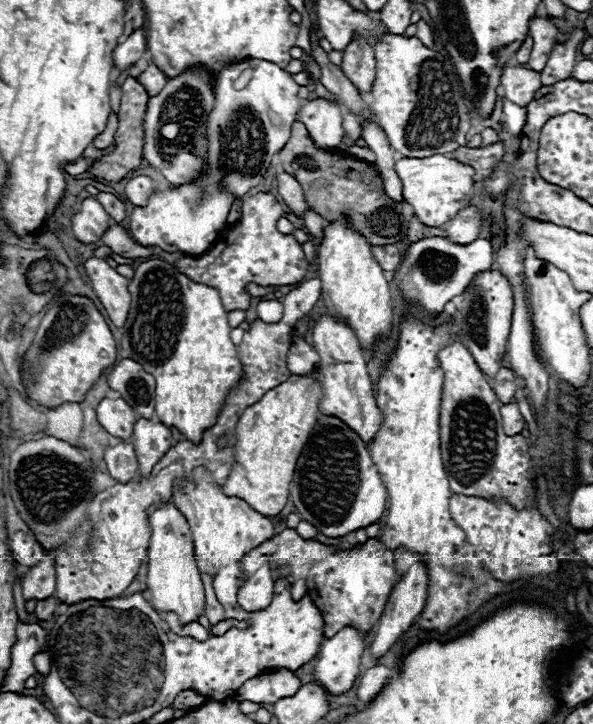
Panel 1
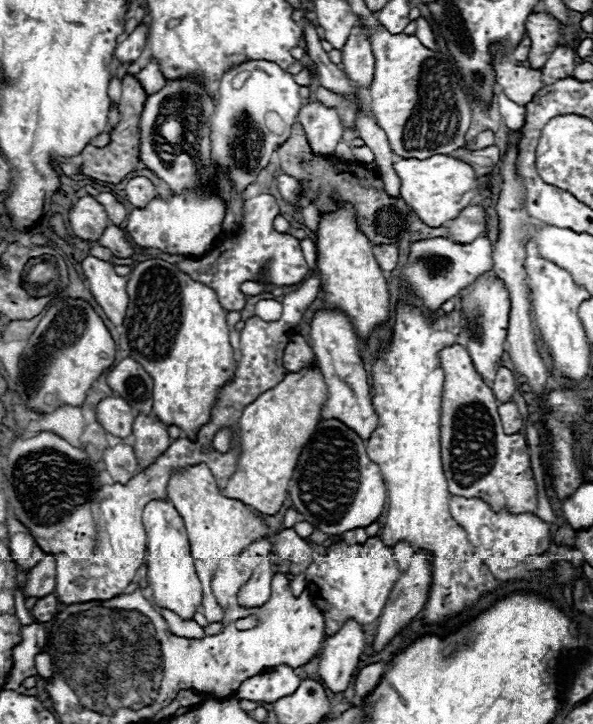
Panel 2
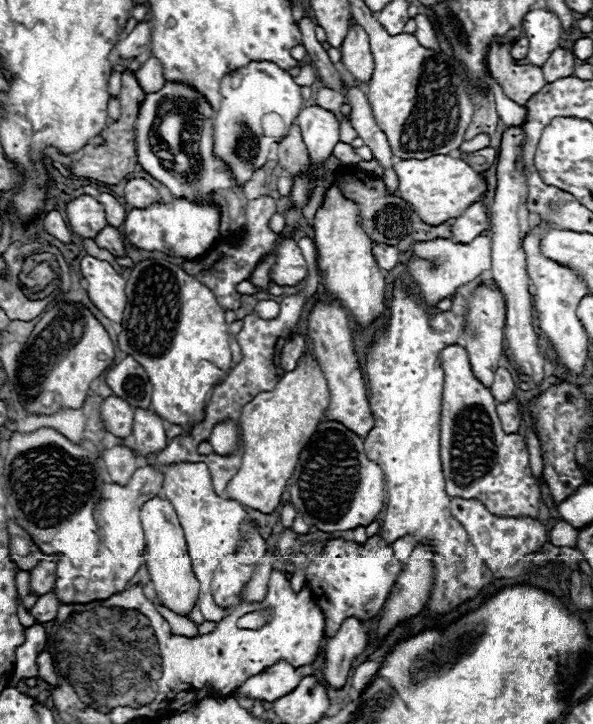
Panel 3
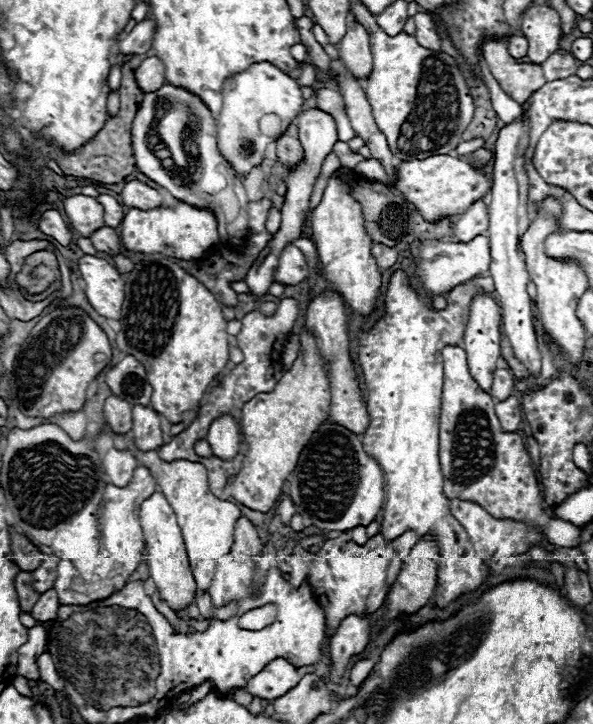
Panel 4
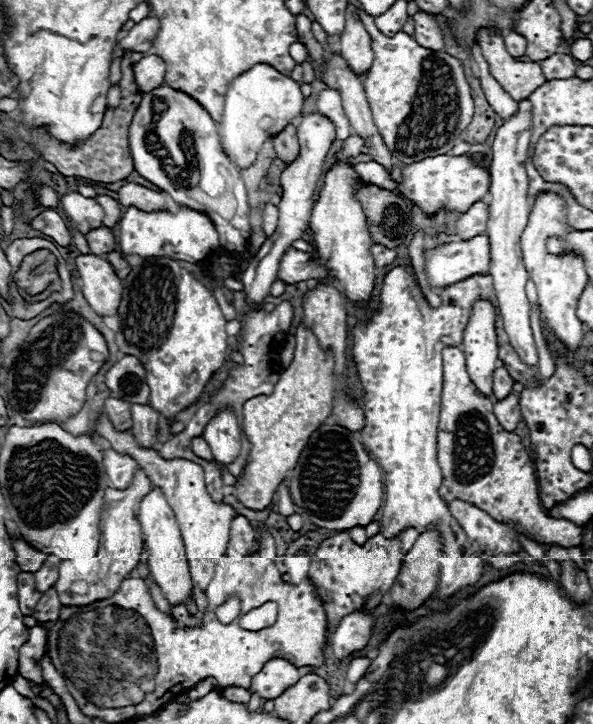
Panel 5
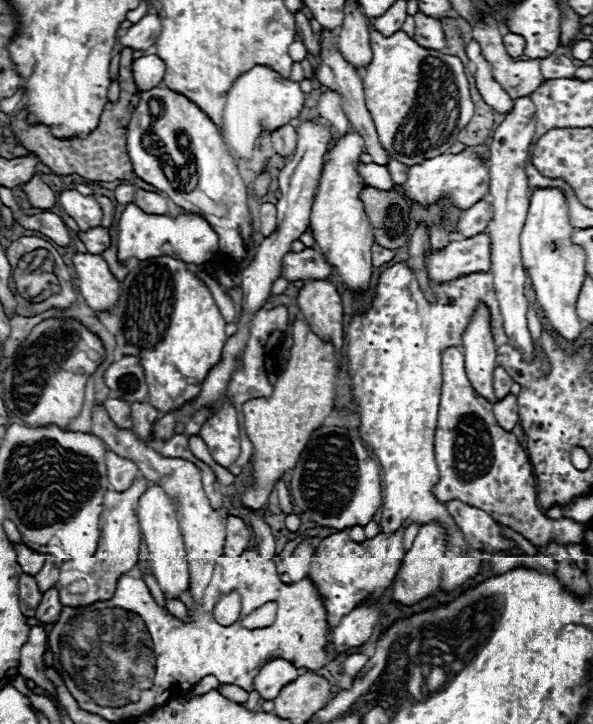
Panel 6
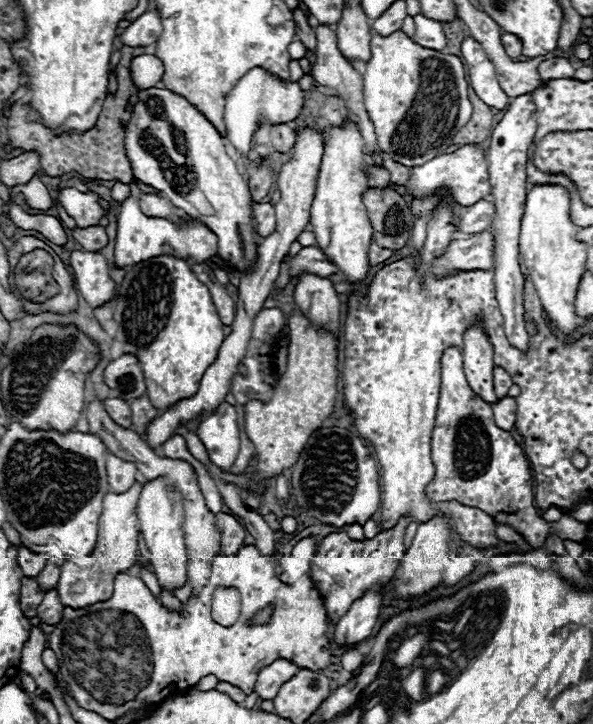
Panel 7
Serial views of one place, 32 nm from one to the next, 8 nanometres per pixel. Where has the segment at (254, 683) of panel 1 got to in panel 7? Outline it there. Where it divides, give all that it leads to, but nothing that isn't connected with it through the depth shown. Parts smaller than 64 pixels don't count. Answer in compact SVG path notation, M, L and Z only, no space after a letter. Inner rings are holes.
M278 658L272 664L268 664L256 678L256 686L254 692L262 698L262 700L272 700L278 692L278 688L292 678L298 672L298 668L286 660L286 658Z

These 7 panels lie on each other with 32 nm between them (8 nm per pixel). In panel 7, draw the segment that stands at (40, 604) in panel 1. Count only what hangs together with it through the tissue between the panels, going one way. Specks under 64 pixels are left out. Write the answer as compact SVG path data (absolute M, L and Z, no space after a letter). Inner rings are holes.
M52 588L44 594L44 600L40 602L36 616L46 624L58 624L62 620L62 610L64 610L64 604L58 598L58 590Z

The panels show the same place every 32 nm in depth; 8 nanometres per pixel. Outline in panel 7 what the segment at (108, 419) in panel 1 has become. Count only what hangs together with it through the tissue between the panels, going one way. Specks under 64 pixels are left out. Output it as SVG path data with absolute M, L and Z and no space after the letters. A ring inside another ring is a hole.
M106 398L106 400L104 400L104 408L106 408L108 416L110 416L118 426L124 426L124 428L130 428L130 426L132 426L130 406L128 406L126 400L122 400L122 398Z

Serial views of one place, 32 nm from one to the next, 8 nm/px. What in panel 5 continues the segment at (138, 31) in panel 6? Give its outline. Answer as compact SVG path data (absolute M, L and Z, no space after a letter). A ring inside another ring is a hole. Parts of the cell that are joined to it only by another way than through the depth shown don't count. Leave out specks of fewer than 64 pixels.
M146 16L144 20L140 20L138 24L134 24L134 28L118 42L124 50L132 50L132 52L146 52L156 34L160 30L160 20L156 16Z

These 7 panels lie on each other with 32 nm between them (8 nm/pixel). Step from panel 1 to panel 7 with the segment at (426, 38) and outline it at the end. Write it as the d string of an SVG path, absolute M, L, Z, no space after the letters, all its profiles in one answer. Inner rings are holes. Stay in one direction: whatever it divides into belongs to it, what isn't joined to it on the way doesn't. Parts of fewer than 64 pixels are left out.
M422 14L414 16L416 22L416 34L414 42L420 42L420 46L428 46L430 50L442 50L446 46L446 36L442 32L442 24L436 20L430 20Z

